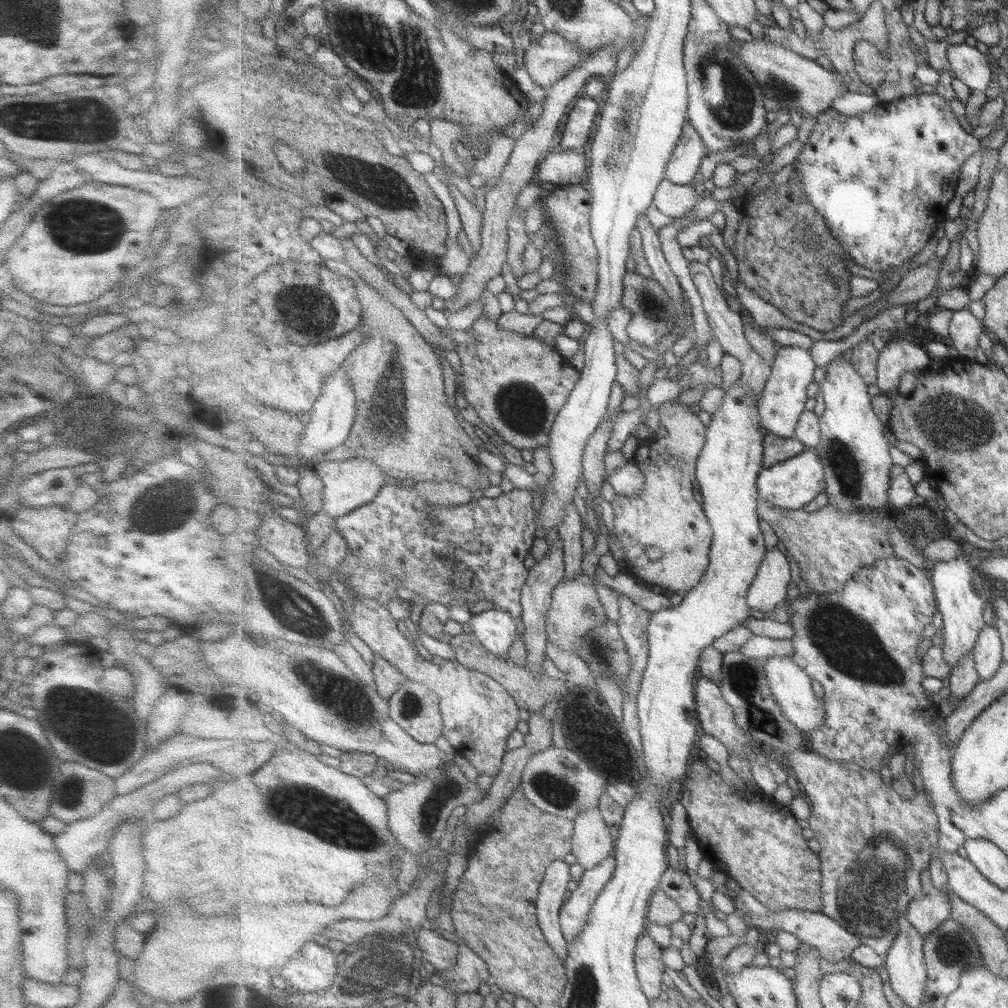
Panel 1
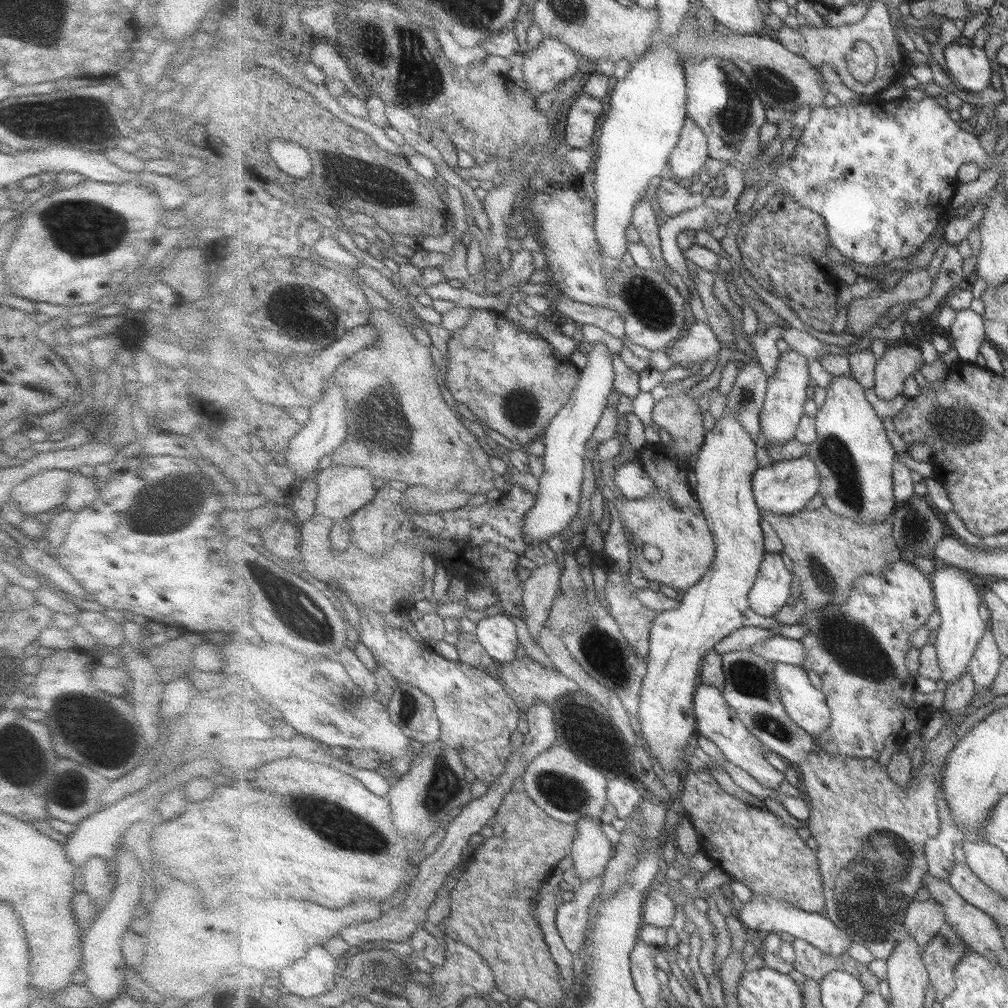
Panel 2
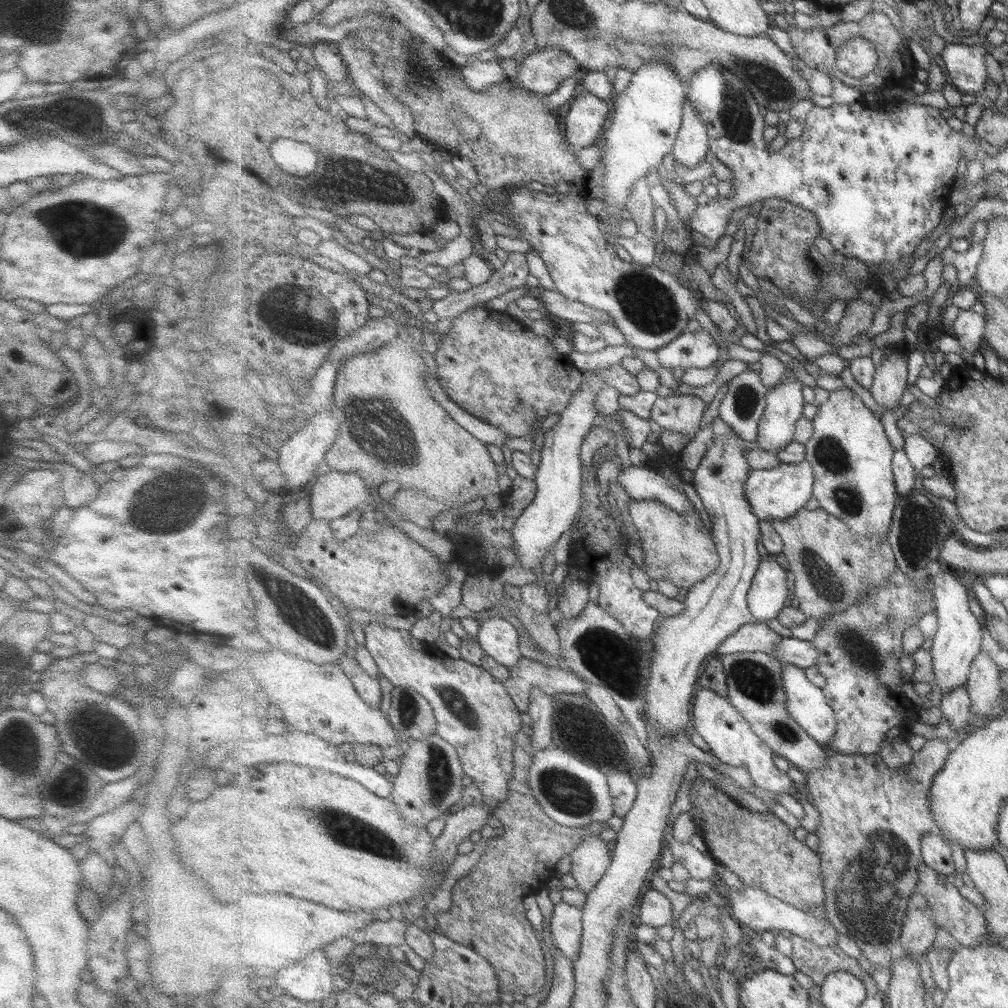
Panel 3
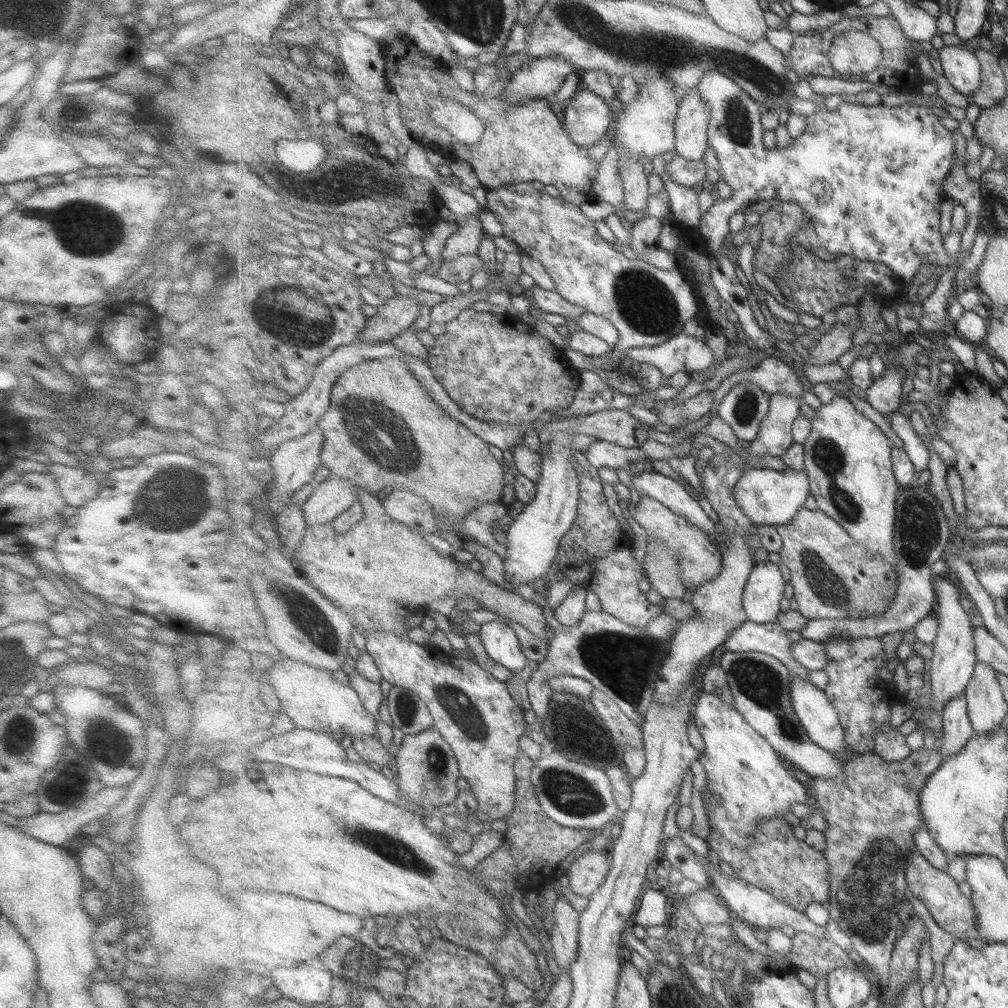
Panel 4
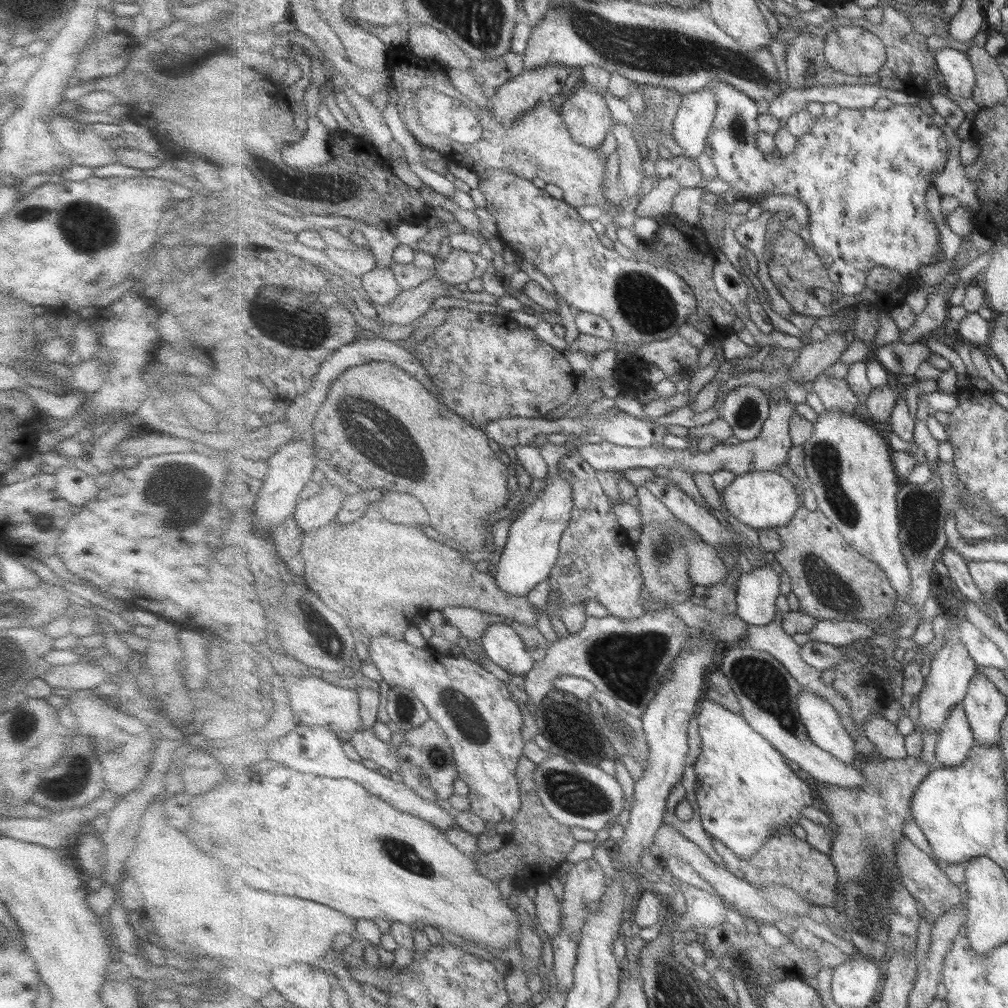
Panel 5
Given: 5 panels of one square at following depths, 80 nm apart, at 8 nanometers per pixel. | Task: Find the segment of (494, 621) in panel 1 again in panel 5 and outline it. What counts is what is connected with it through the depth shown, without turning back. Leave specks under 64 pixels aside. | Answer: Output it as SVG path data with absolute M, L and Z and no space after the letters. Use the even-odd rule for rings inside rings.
M507 623L491 624L480 644L489 660L512 676L525 676L537 663L527 652L521 636Z

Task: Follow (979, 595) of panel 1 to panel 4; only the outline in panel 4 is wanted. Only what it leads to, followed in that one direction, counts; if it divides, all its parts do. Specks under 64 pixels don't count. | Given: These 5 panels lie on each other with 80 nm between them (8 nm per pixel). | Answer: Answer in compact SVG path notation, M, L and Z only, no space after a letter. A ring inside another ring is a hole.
M946 576L936 579L934 587L938 594L934 615L938 618L940 625L937 638L933 642L933 654L930 659L931 706L929 709L943 715L945 704L949 704L953 698L961 694L966 694L966 688L976 670L979 656L977 656L974 639L976 626L971 622L971 616L967 614L967 610L963 610L961 589Z

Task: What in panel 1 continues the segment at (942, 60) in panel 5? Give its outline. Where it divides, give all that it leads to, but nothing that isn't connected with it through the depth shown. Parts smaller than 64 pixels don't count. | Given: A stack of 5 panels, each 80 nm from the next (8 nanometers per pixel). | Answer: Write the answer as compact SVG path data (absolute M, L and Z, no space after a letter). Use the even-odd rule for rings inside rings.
M963 42L950 45L947 48L947 58L955 73L955 78L970 89L987 92L987 88L991 84L993 70L987 62L986 54Z

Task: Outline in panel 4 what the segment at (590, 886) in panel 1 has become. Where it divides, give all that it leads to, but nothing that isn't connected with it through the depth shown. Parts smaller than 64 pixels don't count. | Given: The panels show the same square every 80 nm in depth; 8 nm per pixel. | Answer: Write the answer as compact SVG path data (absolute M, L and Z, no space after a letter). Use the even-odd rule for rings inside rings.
M559 895L554 908L554 925L548 933L559 970L570 974L571 964L578 960L581 913L568 905L565 897Z

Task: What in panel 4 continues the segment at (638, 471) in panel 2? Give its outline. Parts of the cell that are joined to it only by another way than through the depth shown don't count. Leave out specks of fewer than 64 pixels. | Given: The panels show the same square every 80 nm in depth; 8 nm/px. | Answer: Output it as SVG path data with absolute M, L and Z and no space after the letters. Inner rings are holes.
M656 471L639 472L631 475L632 484L639 496L649 496L661 502L679 516L684 516L694 525L702 528L709 536L716 534L715 522L707 517L699 502L689 494L689 490L673 478Z

